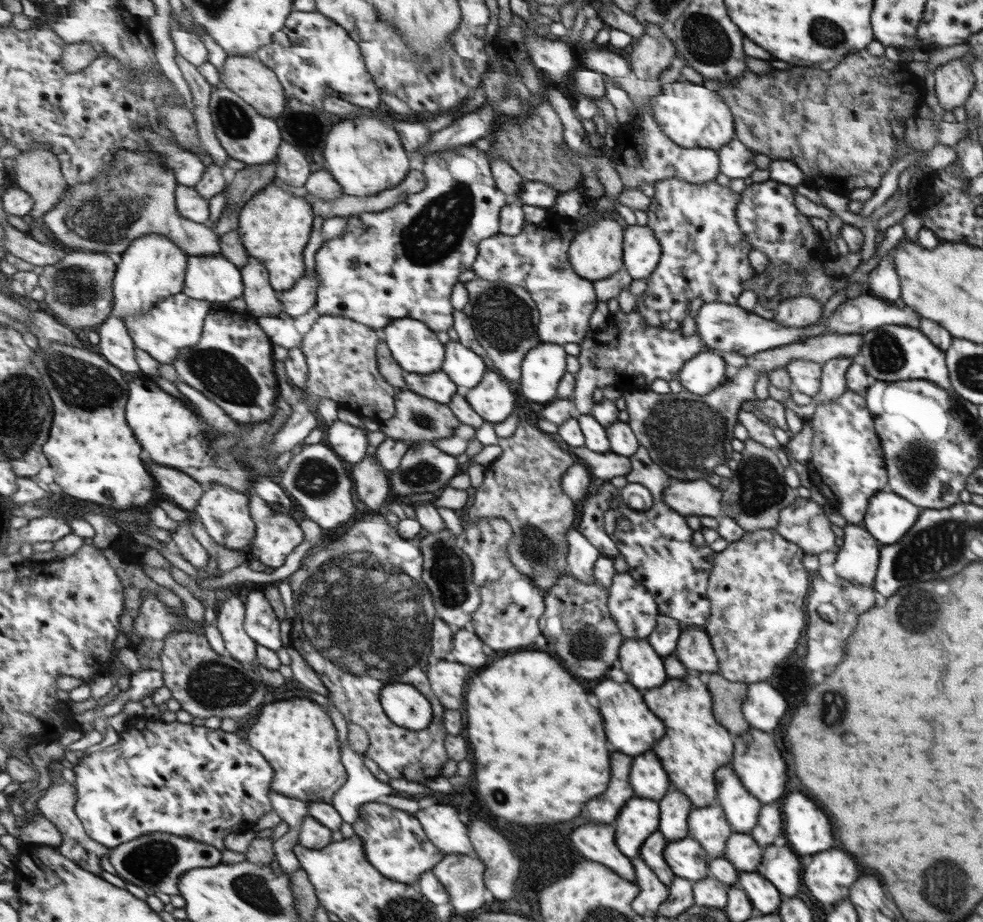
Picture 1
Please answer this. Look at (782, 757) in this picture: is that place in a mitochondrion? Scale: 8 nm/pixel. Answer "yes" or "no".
no

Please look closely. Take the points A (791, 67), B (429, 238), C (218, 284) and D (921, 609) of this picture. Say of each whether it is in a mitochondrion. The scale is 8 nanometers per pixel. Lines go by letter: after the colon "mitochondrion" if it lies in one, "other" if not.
A: other
B: mitochondrion
C: other
D: mitochondrion

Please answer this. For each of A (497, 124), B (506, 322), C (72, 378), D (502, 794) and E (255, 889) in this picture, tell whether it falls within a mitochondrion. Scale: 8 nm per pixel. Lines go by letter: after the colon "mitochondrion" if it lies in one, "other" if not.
A: other
B: mitochondrion
C: mitochondrion
D: mitochondrion
E: mitochondrion

